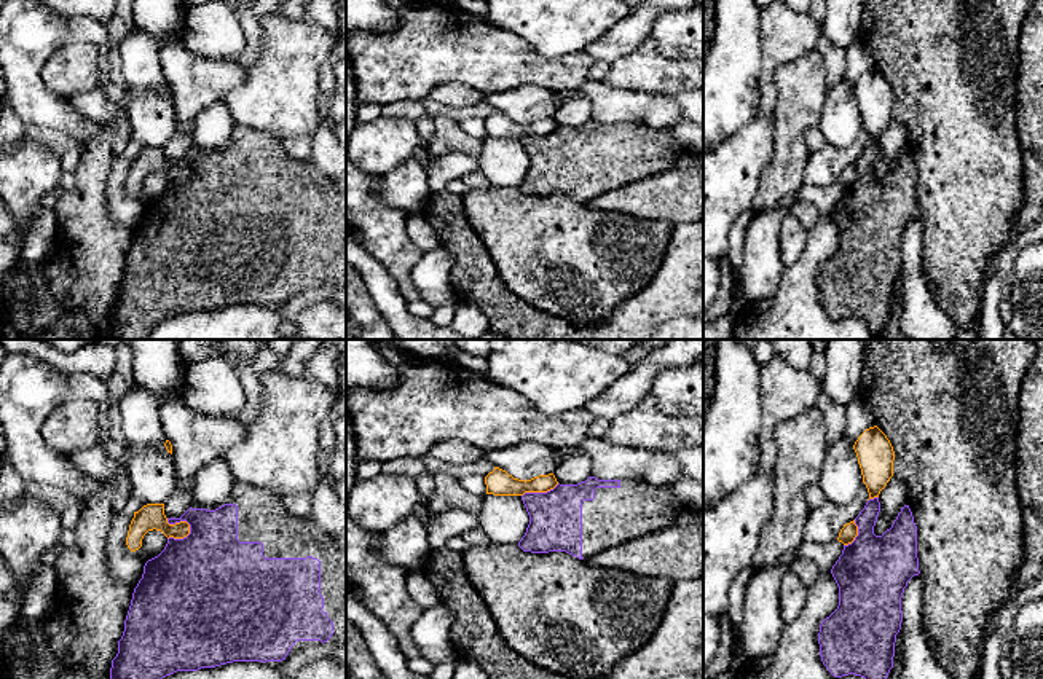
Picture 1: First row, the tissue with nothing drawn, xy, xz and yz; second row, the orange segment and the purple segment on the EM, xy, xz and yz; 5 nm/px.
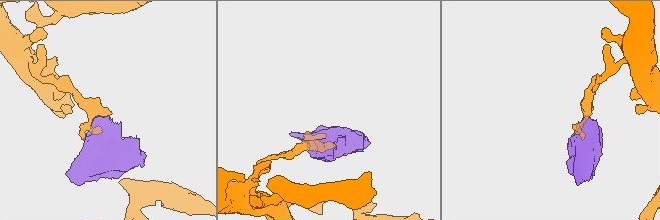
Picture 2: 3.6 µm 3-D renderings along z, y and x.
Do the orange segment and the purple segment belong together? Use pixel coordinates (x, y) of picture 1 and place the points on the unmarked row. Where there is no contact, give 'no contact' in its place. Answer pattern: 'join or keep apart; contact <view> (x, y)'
keep apart; contact xy (181, 164)

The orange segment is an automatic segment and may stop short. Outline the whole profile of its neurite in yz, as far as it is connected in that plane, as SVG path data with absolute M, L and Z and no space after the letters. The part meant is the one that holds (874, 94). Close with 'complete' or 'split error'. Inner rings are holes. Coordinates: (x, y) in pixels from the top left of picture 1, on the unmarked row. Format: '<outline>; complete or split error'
M874 69L858 80L853 92L869 142L879 140L880 134L893 120L895 94L890 83L877 69Z; complete

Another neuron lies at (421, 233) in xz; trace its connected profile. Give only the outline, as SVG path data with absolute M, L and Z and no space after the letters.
M423 212L408 215L405 228L408 237L421 250L421 253L426 253L440 245L437 231L426 220Z

